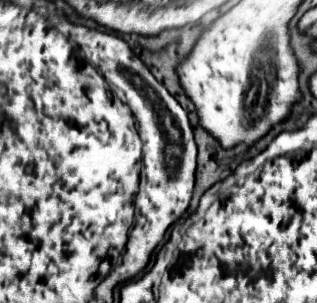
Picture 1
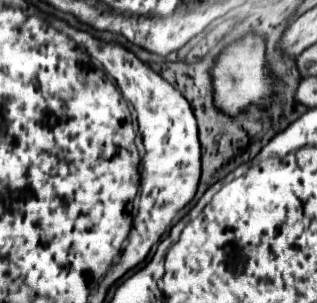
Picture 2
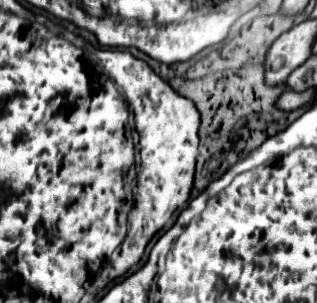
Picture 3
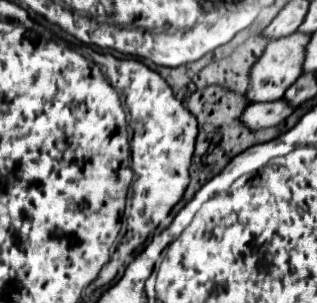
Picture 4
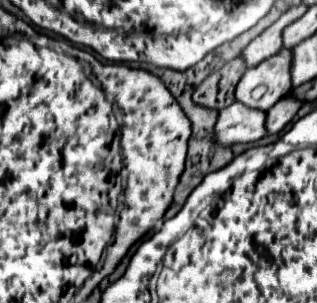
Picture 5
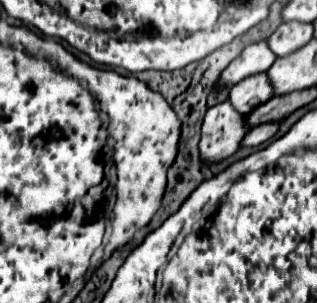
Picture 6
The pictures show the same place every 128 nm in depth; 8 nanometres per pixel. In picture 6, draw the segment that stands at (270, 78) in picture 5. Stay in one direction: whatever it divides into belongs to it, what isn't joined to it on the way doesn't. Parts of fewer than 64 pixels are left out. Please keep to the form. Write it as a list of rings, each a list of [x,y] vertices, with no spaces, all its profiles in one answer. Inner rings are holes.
[[[264,72],[256,76],[248,76],[242,82],[234,84],[228,94],[228,102],[244,116],[252,112],[256,106],[264,104],[268,98],[272,98],[272,86],[268,84]]]

